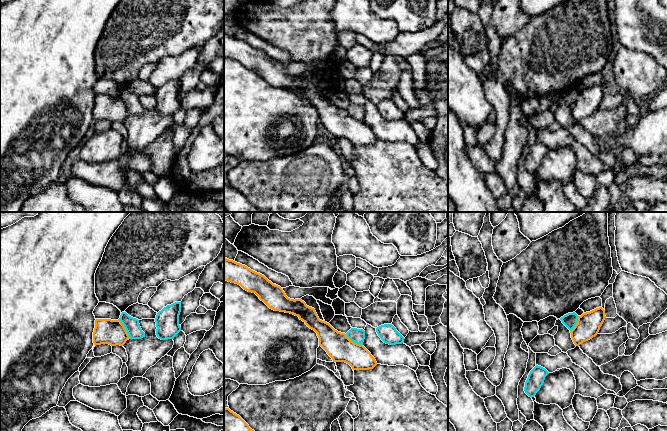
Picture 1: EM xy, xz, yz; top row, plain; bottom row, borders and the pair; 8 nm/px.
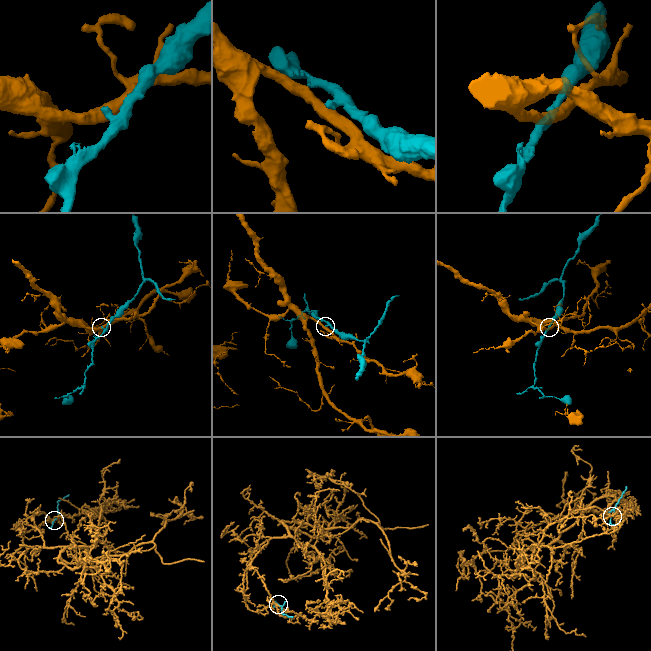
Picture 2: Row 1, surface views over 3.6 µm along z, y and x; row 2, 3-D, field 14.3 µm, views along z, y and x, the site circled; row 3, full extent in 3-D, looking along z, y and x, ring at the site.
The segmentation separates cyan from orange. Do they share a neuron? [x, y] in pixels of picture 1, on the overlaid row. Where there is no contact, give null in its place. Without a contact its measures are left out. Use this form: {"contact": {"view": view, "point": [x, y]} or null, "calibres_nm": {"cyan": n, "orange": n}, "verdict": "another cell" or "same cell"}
{"contact": {"view": "xy", "point": [125, 328]}, "calibres_nm": {"cyan": 120, "orange": 200}, "verdict": "another cell"}

